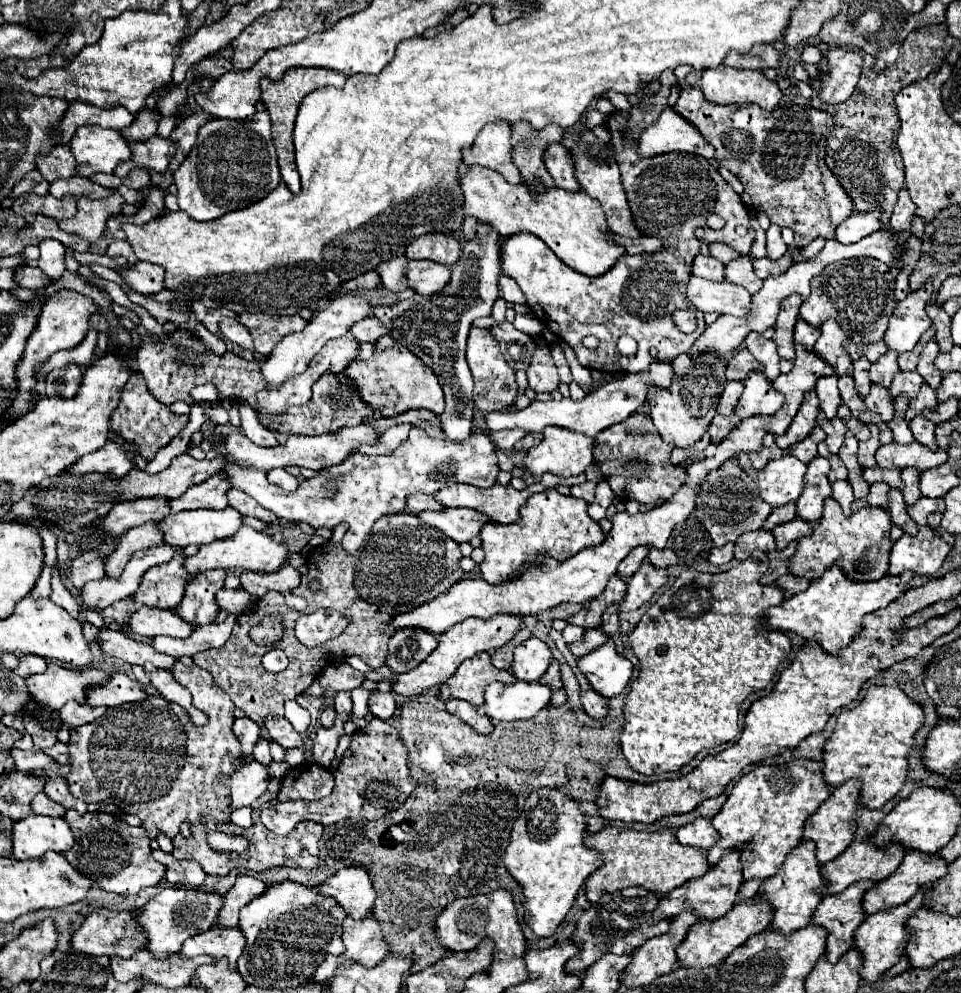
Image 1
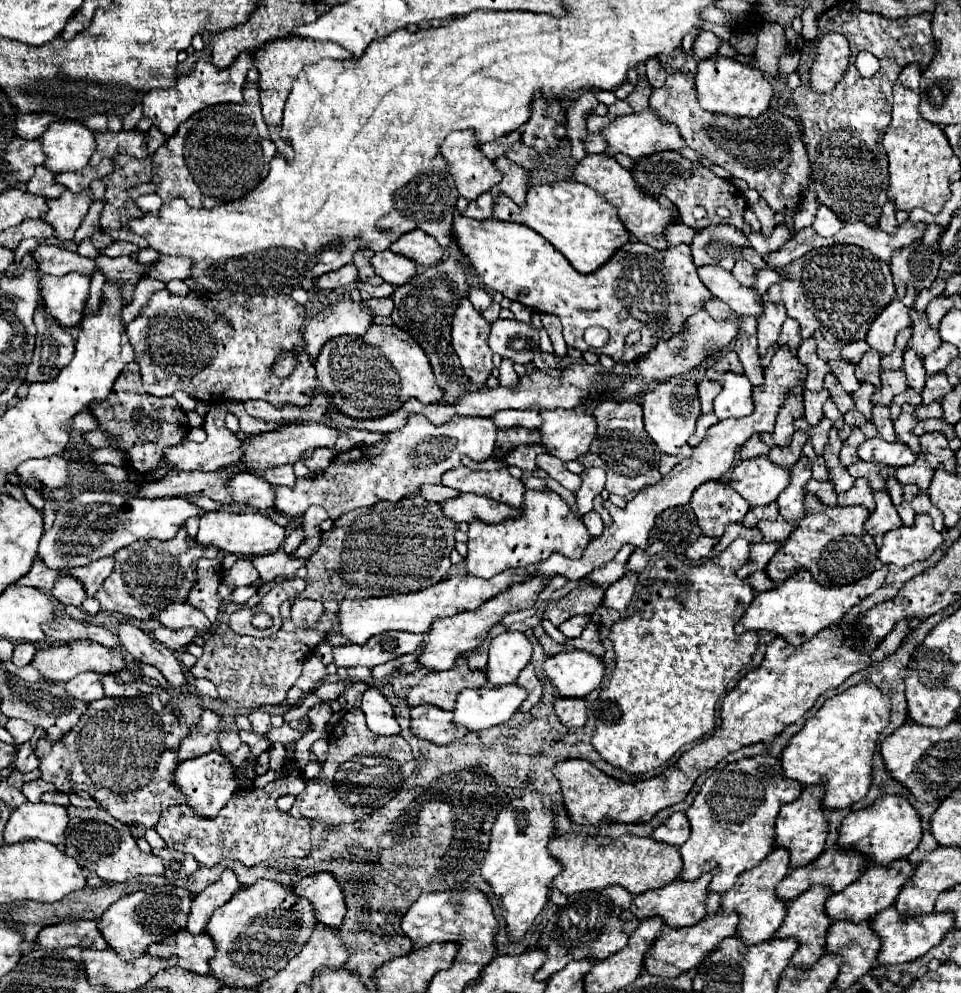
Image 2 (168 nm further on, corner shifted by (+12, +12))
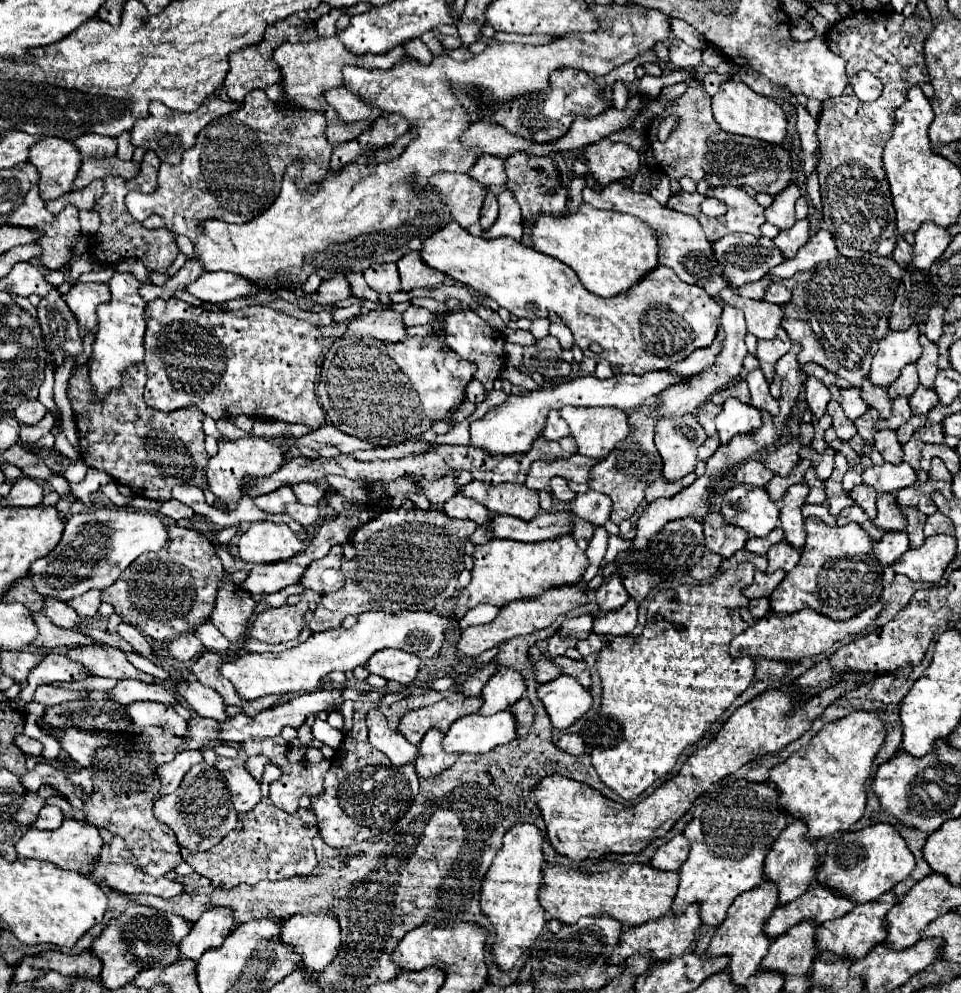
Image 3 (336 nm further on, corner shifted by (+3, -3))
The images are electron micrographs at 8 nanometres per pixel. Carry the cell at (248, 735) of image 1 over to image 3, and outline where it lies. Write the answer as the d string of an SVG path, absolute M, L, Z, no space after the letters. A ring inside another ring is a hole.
M196 749L196 751L182 751L176 755L176 759L172 759L170 763L158 767L158 781L162 783L162 791L160 795L166 795L166 793L174 793L184 777L184 773L196 765L196 763L202 763L202 751Z

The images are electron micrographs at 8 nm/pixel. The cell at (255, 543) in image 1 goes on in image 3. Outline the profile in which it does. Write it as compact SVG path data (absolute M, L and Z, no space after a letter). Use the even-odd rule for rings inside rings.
M272 521L252 523L246 533L242 533L238 541L238 557L246 563L276 563L288 557L298 555L304 549L304 543L296 537L296 533L288 525L276 525Z

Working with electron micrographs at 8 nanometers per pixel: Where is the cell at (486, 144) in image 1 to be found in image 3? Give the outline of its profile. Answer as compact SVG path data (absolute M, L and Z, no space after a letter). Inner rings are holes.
M436 173L430 177L430 191L442 197L448 205L452 219L460 227L470 227L478 223L482 201L486 197L486 187L470 179L464 173Z

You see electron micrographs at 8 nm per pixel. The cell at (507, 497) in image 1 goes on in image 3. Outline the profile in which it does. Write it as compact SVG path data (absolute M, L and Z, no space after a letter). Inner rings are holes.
M470 481L462 487L462 495L476 499L492 513L512 515L524 521L532 519L540 509L538 493L516 483L500 483L498 487L490 487L482 481Z

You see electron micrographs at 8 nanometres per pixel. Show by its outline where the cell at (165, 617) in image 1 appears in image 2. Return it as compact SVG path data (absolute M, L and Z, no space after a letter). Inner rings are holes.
M183 602L183 604L169 604L167 608L163 608L157 616L155 616L157 622L161 622L163 626L167 628L173 628L173 630L181 630L181 628L197 628L199 632L205 632L211 622L205 618L205 614L201 614L197 608L193 608L191 604Z

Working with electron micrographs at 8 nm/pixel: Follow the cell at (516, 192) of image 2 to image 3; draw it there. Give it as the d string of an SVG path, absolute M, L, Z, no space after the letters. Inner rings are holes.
M506 189L498 195L498 205L500 205L500 211L498 211L498 219L496 223L486 229L482 233L484 239L498 239L498 237L512 237L516 241L522 239L524 235L524 225L522 225L522 215L520 215L520 207L514 199L514 195Z

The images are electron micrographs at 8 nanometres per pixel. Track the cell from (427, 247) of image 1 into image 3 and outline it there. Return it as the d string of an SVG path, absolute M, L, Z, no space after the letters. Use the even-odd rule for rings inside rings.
M410 251L398 261L398 271L400 271L400 287L402 291L412 291L412 289L436 289L434 285L442 285L446 275L440 271L430 269L428 265L422 263L418 251Z

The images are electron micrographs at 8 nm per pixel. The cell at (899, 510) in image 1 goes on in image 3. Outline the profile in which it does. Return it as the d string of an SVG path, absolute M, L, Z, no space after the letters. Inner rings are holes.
M894 531L884 533L884 537L872 545L874 557L878 559L878 563L882 567L892 565L906 549L908 549L908 535L904 531L902 533L894 533Z

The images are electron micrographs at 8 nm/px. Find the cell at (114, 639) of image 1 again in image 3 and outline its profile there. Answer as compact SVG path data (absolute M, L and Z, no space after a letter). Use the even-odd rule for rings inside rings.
M38 613L32 615L36 627L38 627L38 635L34 639L32 645L52 651L52 649L66 649L66 647L78 647L78 645L96 645L96 641L92 641L90 637L86 637L80 631L74 629L62 629L50 623L50 619L46 619L46 615Z

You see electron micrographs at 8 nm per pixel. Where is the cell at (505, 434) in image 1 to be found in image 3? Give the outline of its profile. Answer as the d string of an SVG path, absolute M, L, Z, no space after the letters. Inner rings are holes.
M550 411L548 421L546 421L546 429L544 429L544 437L550 441L556 441L556 439L562 439L566 435L570 435L566 421L560 417L558 411Z

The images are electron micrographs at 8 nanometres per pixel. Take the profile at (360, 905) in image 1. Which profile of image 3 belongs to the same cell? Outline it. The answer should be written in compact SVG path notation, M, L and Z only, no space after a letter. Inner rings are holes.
M302 913L282 925L282 941L298 951L302 957L300 969L306 971L306 975L320 973L336 957L340 947L340 923L332 913Z

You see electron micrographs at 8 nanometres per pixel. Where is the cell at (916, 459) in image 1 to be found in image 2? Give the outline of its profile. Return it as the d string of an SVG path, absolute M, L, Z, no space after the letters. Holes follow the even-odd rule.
M879 436L865 440L859 448L857 454L861 460L867 462L879 462L879 464L889 464L889 466L907 466L915 462L915 454L911 448L903 442L885 442Z

